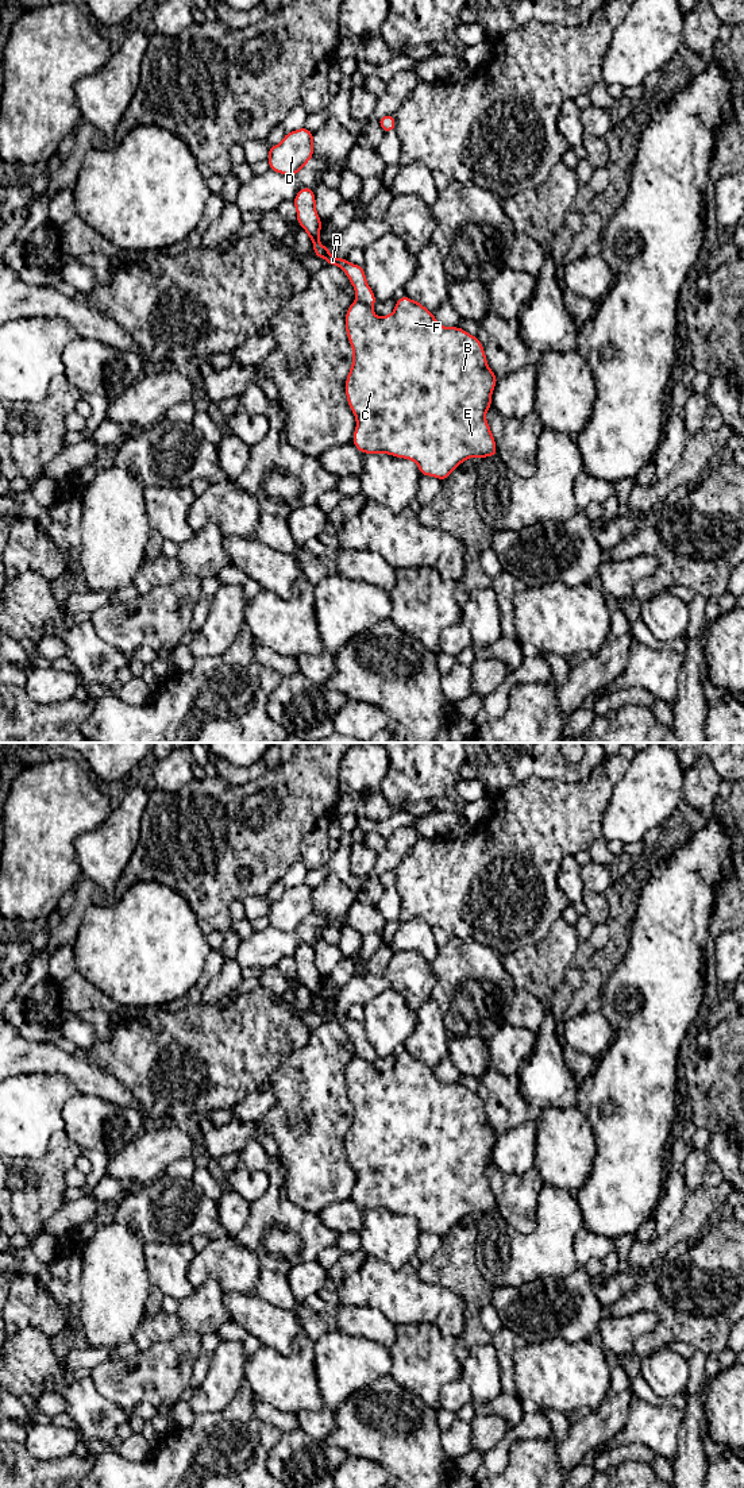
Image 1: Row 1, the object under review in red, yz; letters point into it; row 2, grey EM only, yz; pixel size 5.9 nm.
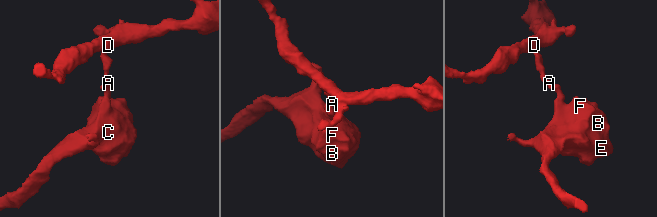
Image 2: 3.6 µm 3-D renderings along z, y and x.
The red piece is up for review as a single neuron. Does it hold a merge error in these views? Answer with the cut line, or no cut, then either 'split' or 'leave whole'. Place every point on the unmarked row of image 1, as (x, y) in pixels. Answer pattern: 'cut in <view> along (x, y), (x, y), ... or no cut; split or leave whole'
cut in yz along (357, 1055), (370, 1064); split

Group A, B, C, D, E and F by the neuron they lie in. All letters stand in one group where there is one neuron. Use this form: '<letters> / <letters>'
A D / B C E F

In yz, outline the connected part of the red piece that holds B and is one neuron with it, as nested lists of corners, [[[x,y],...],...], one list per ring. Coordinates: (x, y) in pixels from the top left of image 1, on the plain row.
[[[406,1051],[396,1057],[394,1067],[378,1073],[355,1056],[346,1068],[346,1088],[352,1103],[352,1121],[346,1134],[347,1159],[355,1172],[352,1199],[362,1210],[389,1210],[412,1215],[421,1231],[440,1237],[469,1214],[496,1213],[494,1192],[486,1177],[497,1133],[487,1121],[479,1095],[460,1083],[440,1082],[433,1069]]]

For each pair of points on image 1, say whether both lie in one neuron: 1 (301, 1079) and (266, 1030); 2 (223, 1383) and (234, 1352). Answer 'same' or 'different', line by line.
1: different
2: same

